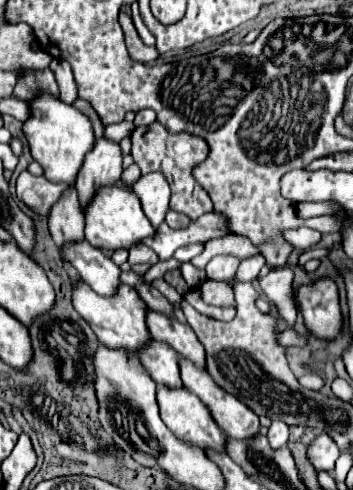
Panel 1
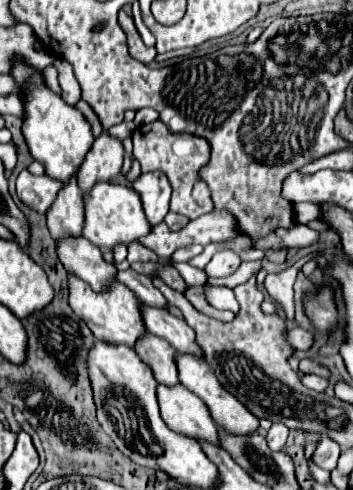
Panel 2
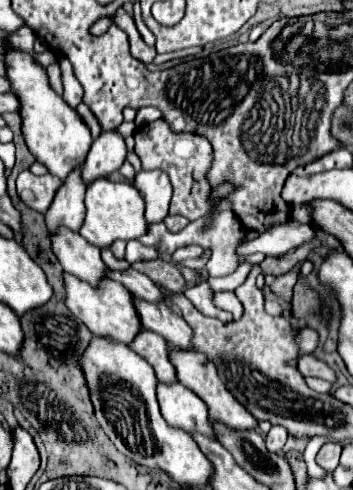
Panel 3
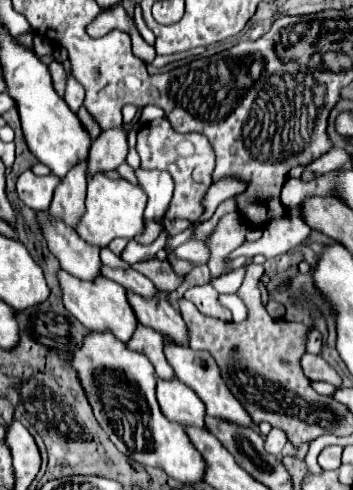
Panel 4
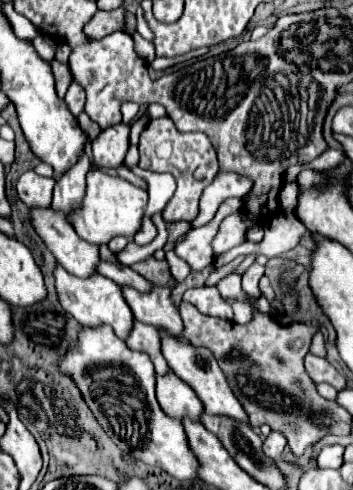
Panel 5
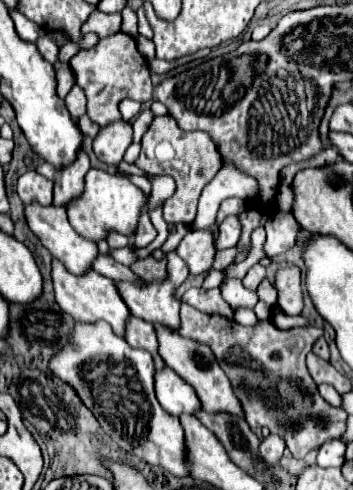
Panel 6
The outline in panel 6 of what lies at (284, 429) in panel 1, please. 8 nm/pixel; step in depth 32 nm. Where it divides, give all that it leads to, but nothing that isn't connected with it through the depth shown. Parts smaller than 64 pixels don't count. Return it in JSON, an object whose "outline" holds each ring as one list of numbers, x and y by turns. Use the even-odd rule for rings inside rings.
{"outline":[[270,434,270,436,266,436,266,438,262,440,262,444,260,444,260,454,262,454,262,458,264,458,264,462,266,462,268,466,274,466,274,464,282,458,284,448,286,448,284,440,282,440,280,436,276,436,276,434]]}

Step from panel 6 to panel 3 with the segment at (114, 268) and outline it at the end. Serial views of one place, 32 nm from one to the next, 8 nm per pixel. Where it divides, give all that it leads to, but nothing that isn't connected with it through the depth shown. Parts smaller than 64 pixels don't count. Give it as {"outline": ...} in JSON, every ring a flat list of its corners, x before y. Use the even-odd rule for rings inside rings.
{"outline":[[128,268,124,272,110,272,108,278,116,280,116,282,122,282,134,296,138,296,140,300,146,300,146,302,152,302,152,304,158,304,158,302,164,302,164,296,160,292,160,288,146,276,146,274,140,274,136,272,134,268]]}

